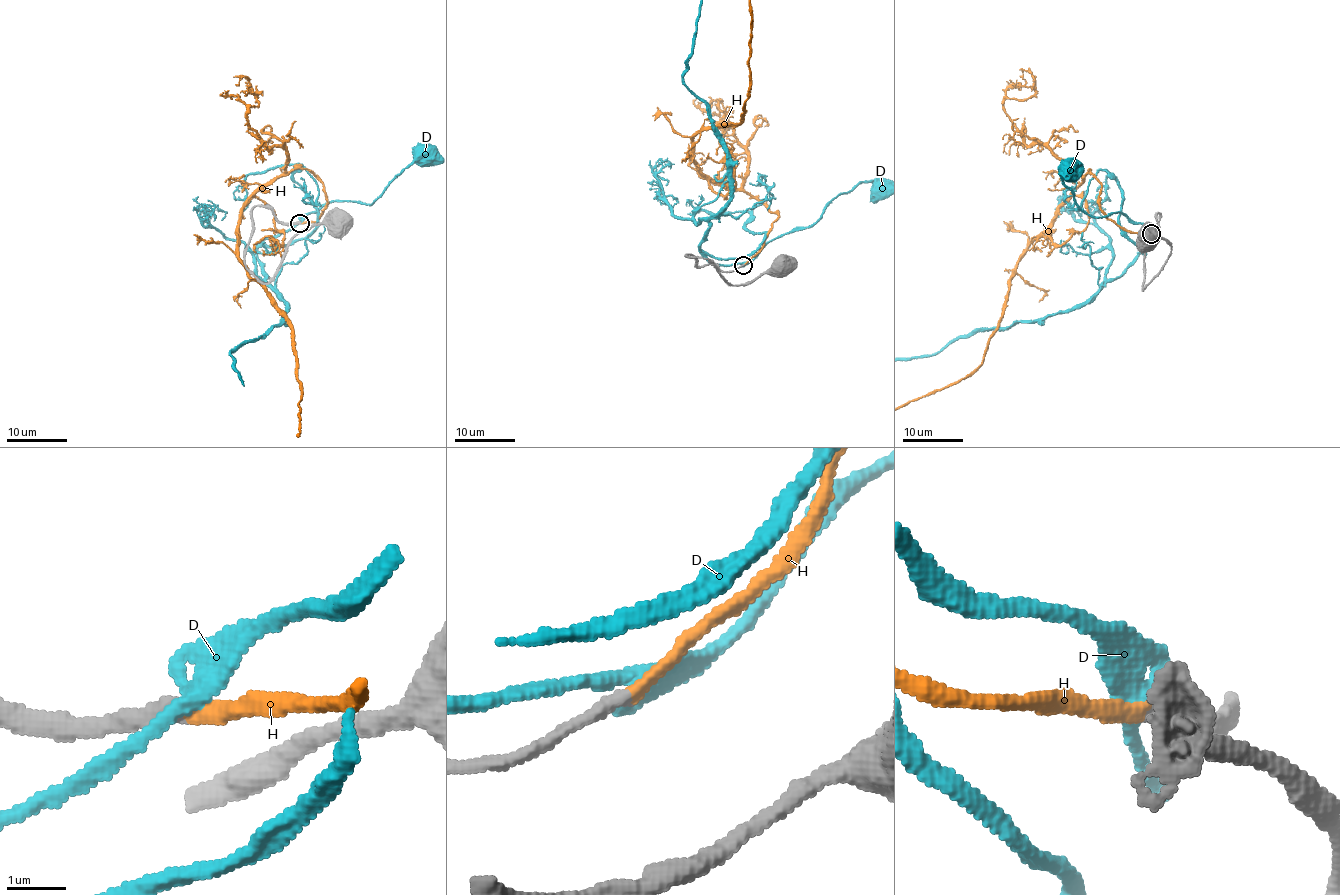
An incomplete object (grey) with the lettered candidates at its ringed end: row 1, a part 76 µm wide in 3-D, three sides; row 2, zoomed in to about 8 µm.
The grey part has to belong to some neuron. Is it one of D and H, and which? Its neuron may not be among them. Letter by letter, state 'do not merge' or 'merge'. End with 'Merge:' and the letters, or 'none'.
D: do not merge
H: merge
Merge: H

